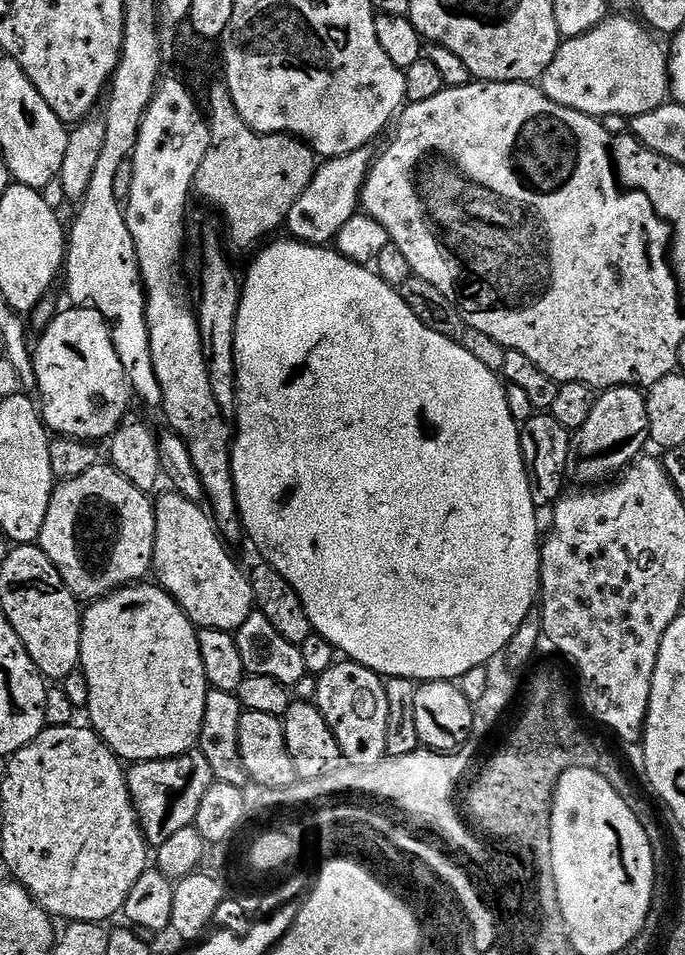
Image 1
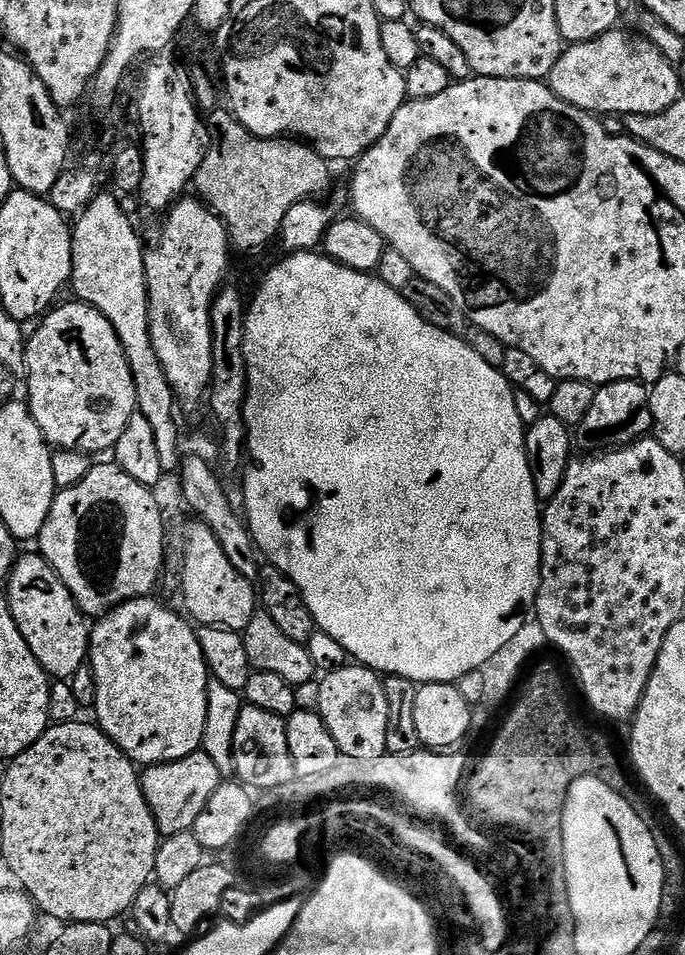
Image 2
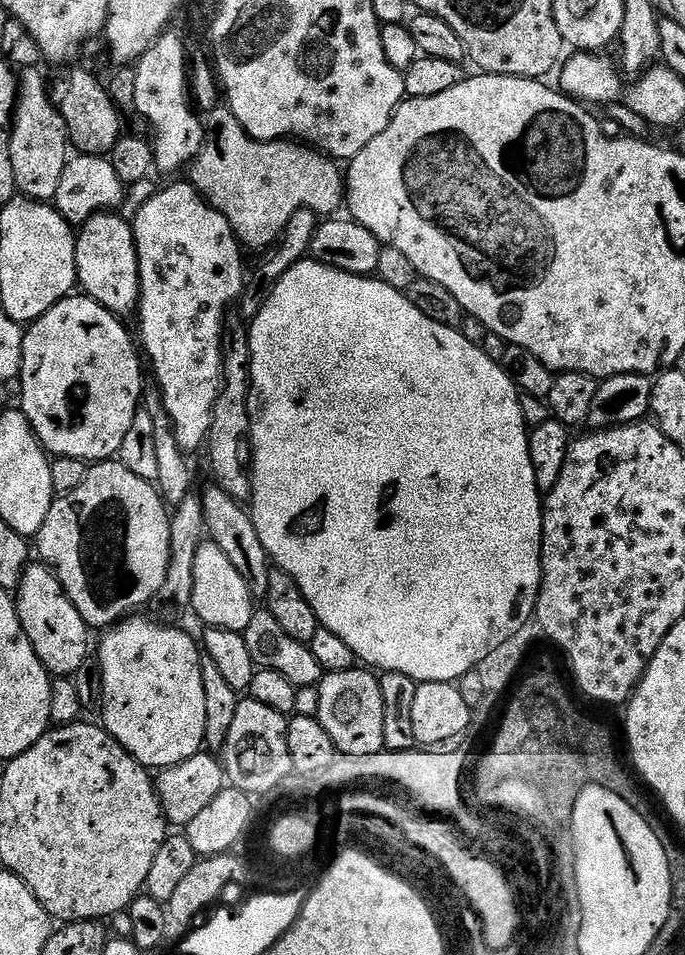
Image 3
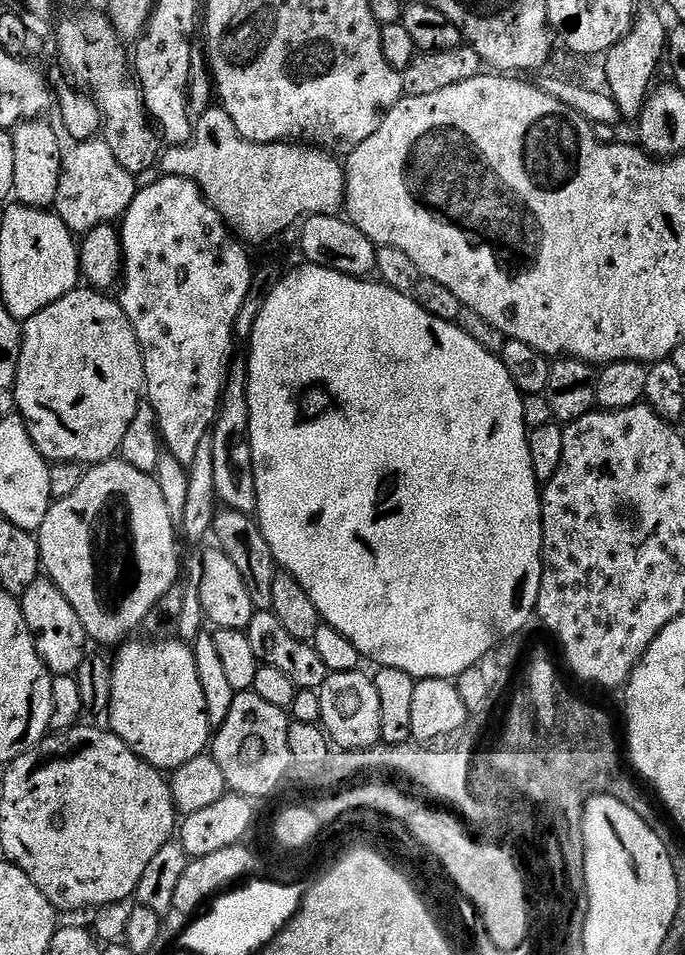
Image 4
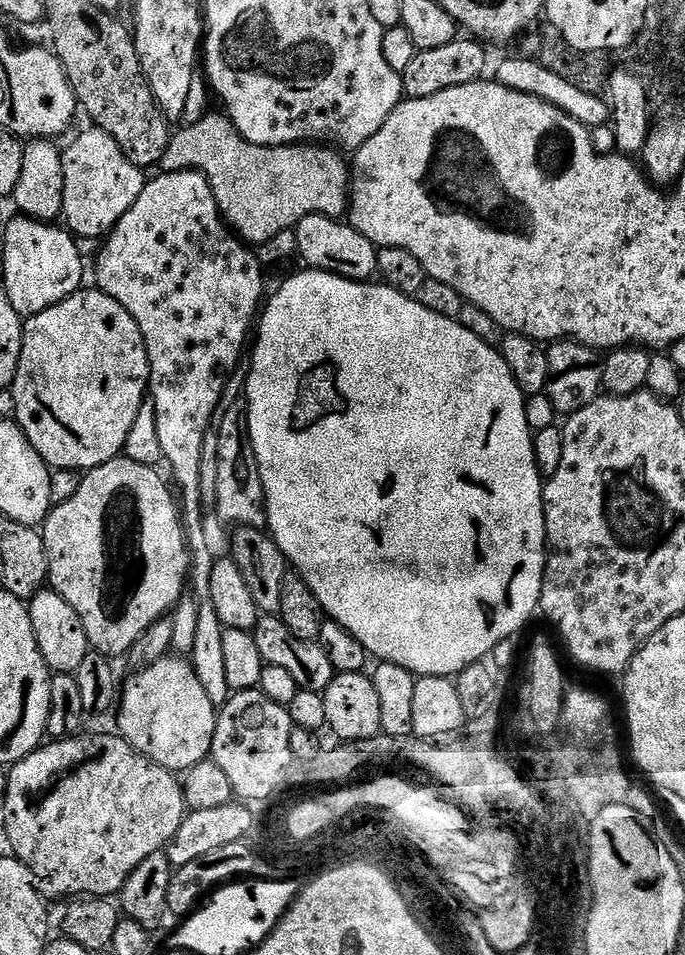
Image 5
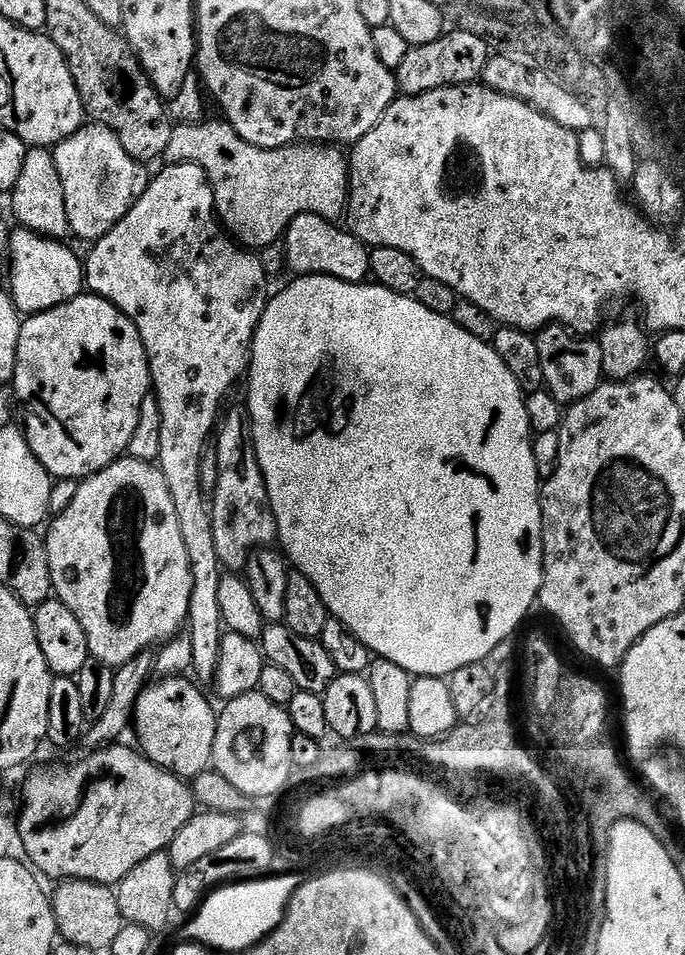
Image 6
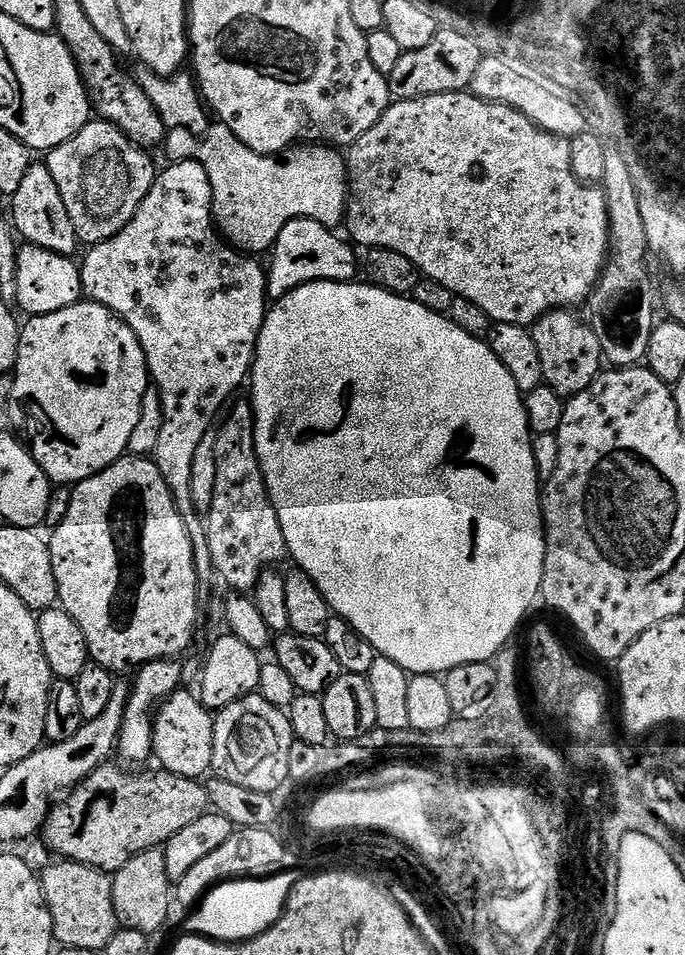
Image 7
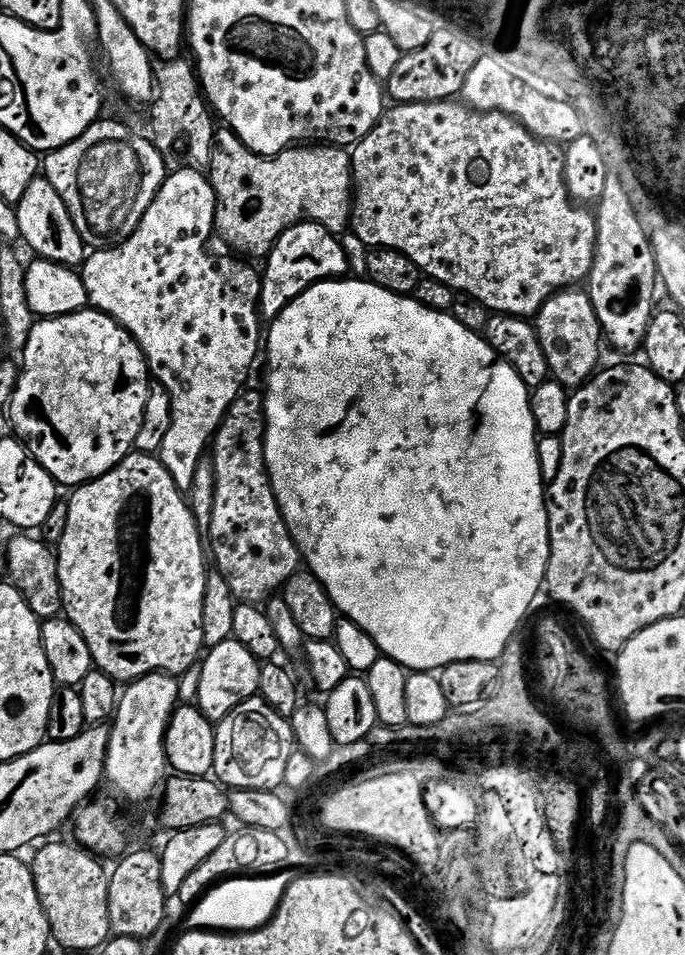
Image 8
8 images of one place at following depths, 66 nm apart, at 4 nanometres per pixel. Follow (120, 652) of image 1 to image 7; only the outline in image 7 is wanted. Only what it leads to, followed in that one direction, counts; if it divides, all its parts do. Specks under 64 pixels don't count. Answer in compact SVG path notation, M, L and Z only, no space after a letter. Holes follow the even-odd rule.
M185 690L175 691L156 708L153 719L152 756L160 759L159 767L191 780L207 777L212 769L214 754L214 716L200 703L199 695Z

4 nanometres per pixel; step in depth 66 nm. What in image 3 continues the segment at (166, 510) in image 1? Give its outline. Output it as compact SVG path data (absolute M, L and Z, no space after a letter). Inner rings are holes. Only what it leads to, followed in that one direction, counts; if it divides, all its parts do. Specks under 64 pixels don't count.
M205 542L198 546L198 556L194 558L194 592L191 611L201 620L201 625L210 628L221 628L231 632L244 633L250 626L254 611L254 597L248 588L246 578L234 570L230 558L218 550L218 546Z

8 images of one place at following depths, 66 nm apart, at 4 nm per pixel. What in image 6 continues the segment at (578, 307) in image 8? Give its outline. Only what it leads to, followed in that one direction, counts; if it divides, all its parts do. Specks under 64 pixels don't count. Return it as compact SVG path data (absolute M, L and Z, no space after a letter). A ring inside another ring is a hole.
M549 324L539 329L535 338L538 355L542 358L544 388L558 403L571 406L586 398L586 394L594 394L594 390L605 379L599 339L577 334L562 324Z

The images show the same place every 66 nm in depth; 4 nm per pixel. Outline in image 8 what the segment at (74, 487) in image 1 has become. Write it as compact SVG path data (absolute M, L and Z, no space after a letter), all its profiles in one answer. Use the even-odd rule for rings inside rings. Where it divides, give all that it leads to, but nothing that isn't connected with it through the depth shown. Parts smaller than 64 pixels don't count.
M133 451L122 463L114 466L106 474L102 474L97 480L79 485L71 496L72 500L67 501L66 534L62 534L58 545L58 578L61 582L61 598L66 619L80 631L82 638L86 638L86 646L90 646L93 665L117 682L131 682L152 672L181 674L180 672L190 671L192 667L193 671L197 667L198 657L206 648L206 643L204 644L204 599L208 596L210 564L206 559L206 544L202 539L201 525L200 528L196 525L196 516L188 509L188 504L184 501L187 500L185 493L181 492L178 486L174 486L174 478L170 478L170 470L166 470L159 455Z

